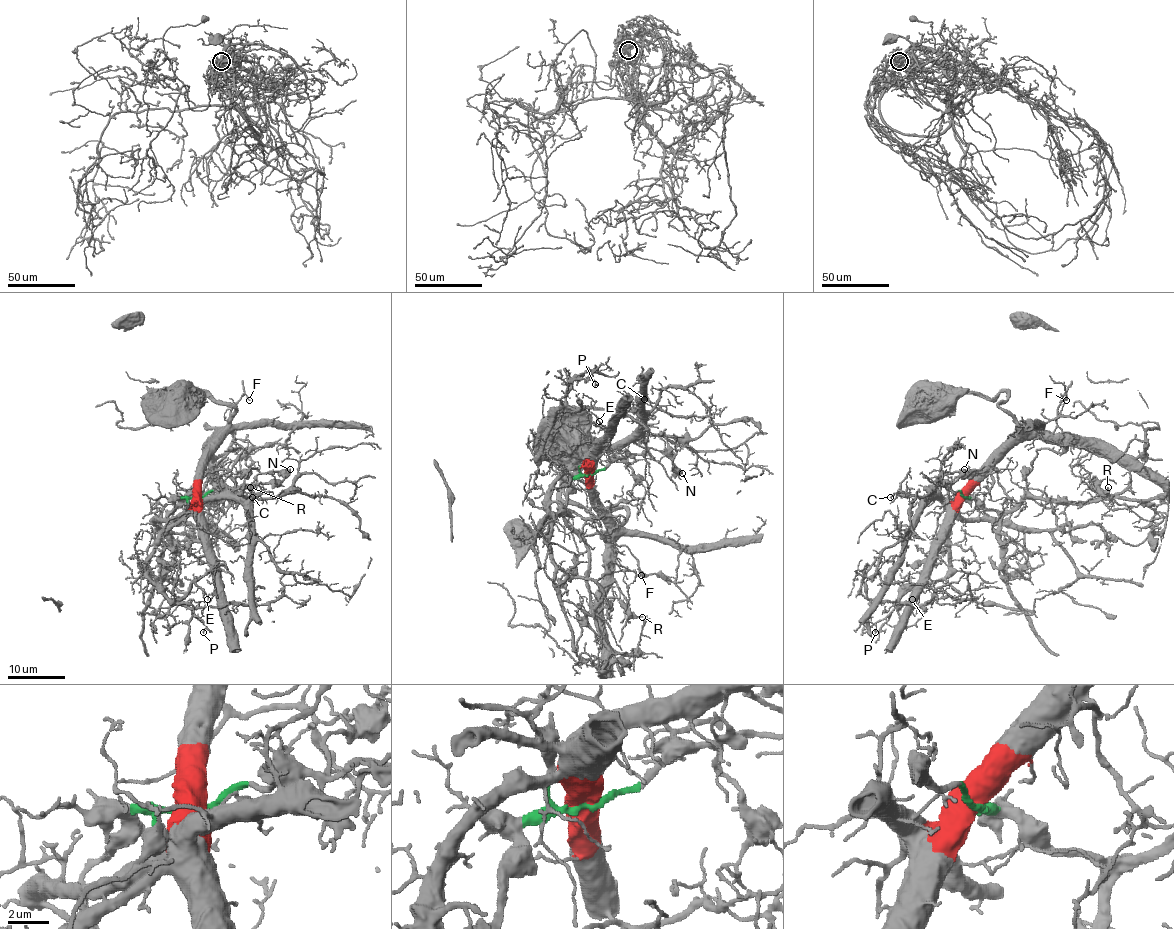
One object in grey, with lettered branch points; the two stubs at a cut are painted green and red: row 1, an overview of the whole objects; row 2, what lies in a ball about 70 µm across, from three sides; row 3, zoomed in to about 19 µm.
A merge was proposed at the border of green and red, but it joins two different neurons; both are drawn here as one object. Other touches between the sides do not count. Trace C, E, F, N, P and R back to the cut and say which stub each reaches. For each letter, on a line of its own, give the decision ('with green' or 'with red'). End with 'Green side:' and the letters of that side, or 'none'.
C: with red
E: with red
F: with red
N: with green
P: with red
R: with green
Green side: N, R

